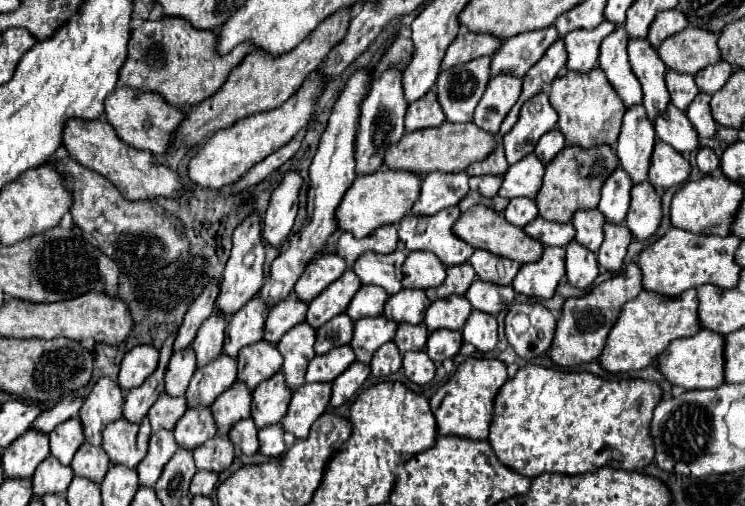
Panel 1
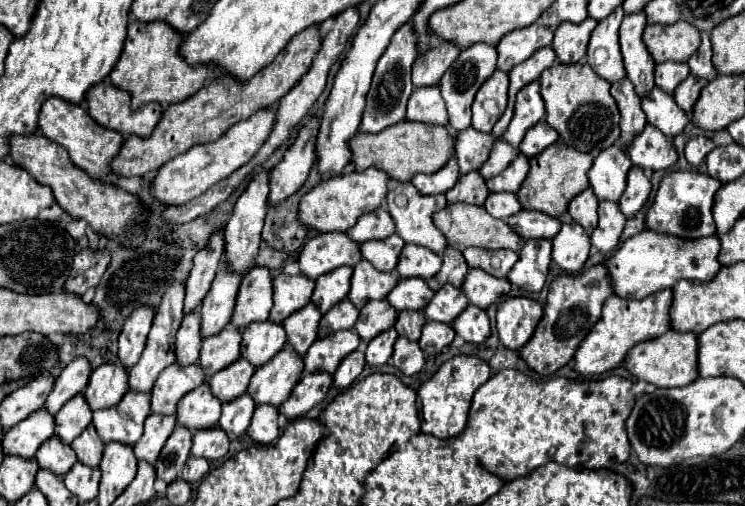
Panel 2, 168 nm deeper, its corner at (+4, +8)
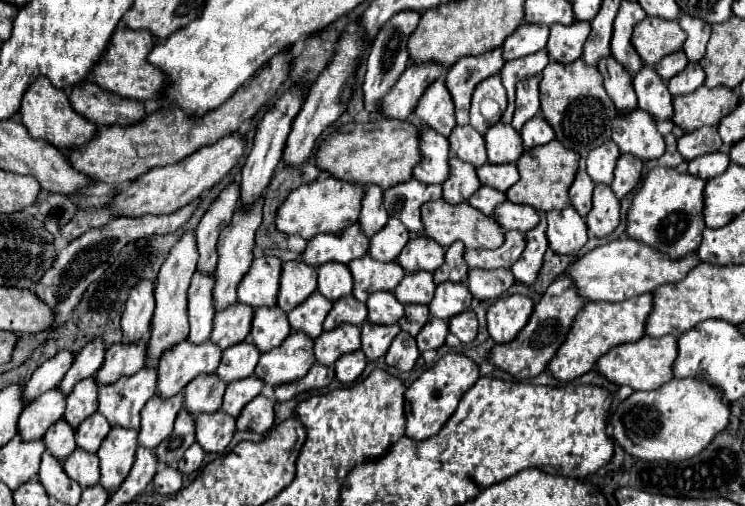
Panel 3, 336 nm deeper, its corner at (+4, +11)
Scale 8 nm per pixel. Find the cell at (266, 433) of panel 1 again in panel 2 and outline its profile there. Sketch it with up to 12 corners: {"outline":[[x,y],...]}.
{"outline":[[256,406],[248,436],[258,444],[278,438],[278,410]]}

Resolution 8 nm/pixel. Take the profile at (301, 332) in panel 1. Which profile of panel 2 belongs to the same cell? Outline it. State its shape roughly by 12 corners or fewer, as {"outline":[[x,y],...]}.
{"outline":[[310,302],[282,322],[288,344],[304,356],[322,314]]}

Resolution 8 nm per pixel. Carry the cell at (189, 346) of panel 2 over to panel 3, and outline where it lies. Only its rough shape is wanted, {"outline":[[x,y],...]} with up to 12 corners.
{"outline":[[196,271],[188,289],[192,343],[212,333],[214,273]]}

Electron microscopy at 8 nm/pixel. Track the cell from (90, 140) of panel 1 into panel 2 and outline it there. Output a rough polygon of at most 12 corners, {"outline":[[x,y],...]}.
{"outline":[[42,104],[40,130],[92,178],[112,180],[124,136],[82,104]]}

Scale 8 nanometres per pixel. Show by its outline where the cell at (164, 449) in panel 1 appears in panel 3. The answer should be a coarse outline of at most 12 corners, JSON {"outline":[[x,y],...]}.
{"outline":[[182,393],[154,395],[142,409],[138,443],[156,449],[170,433]]}

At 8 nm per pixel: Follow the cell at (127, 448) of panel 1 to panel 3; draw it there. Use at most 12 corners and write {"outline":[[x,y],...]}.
{"outline":[[156,369],[98,389],[112,427],[140,429],[140,409],[156,395]]}

